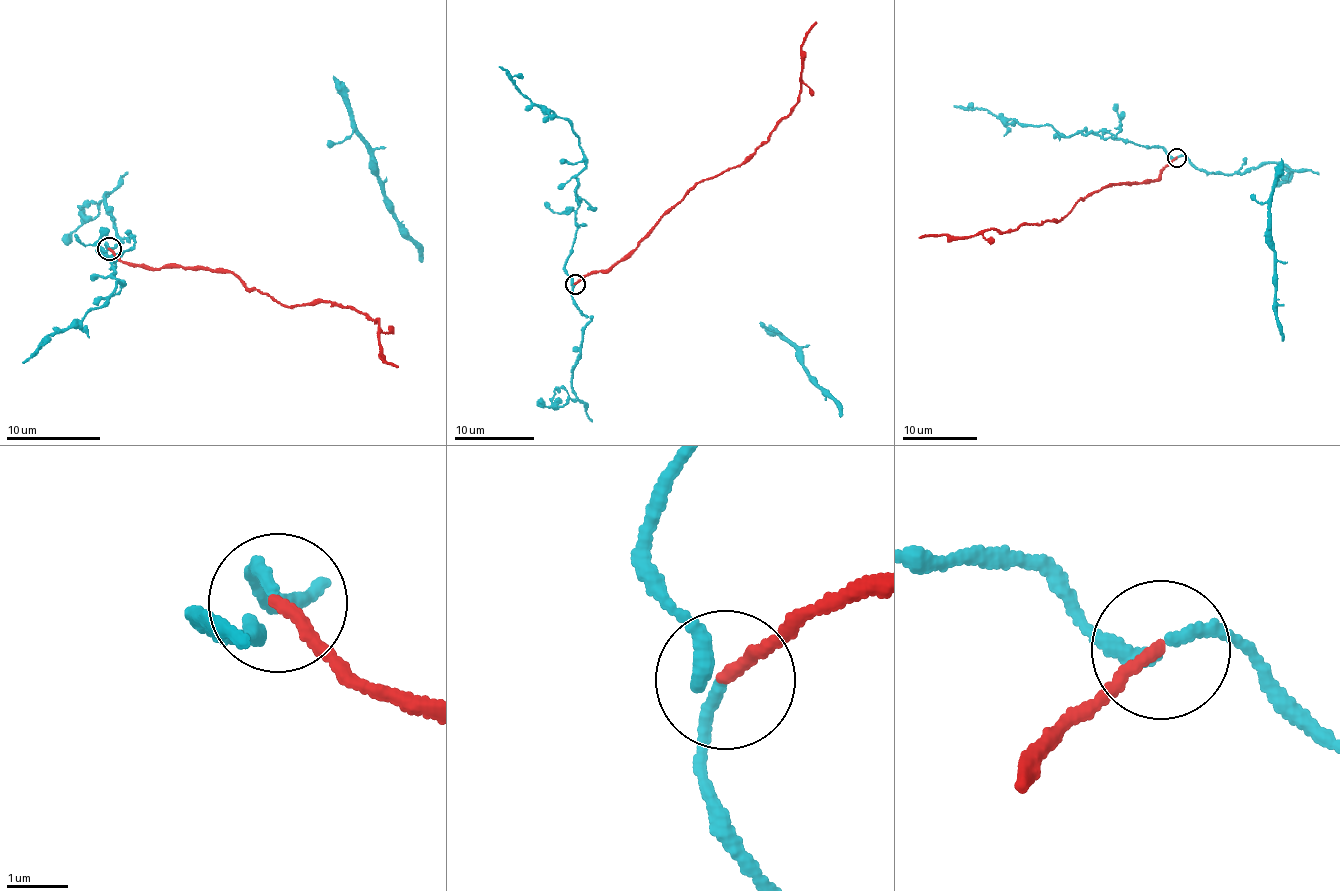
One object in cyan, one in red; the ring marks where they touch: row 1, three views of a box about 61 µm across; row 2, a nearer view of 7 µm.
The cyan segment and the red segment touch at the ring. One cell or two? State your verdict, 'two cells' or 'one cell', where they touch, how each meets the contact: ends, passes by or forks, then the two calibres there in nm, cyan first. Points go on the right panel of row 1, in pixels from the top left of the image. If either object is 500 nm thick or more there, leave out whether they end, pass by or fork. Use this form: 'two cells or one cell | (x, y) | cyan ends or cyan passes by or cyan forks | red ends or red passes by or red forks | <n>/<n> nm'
two cells | (1177, 158) | cyan passes by | red ends | 170/200 nm

